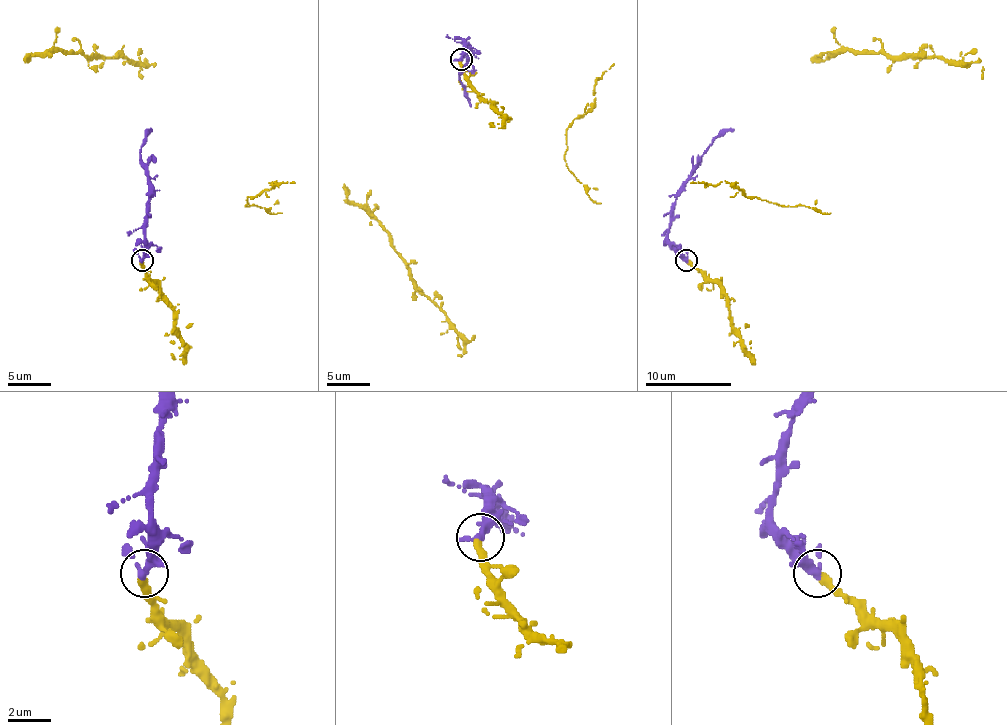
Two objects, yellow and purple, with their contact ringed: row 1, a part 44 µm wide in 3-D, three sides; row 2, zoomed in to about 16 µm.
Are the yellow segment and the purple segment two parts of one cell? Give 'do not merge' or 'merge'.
merge

